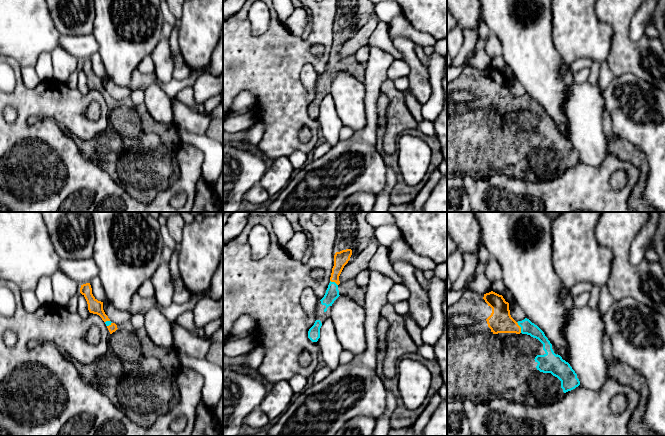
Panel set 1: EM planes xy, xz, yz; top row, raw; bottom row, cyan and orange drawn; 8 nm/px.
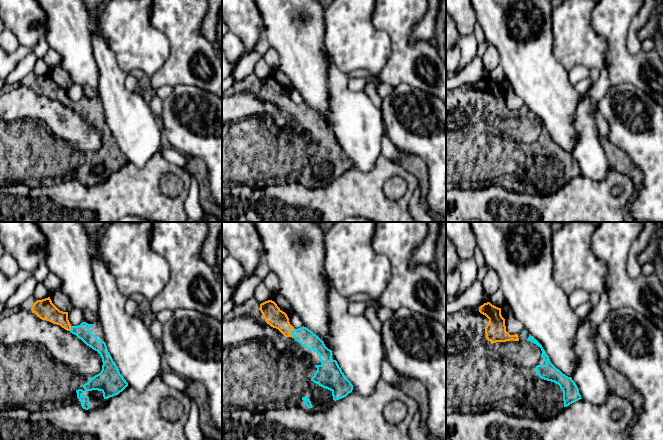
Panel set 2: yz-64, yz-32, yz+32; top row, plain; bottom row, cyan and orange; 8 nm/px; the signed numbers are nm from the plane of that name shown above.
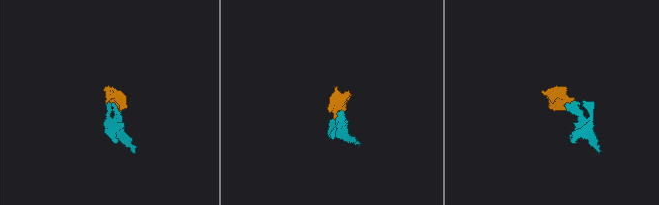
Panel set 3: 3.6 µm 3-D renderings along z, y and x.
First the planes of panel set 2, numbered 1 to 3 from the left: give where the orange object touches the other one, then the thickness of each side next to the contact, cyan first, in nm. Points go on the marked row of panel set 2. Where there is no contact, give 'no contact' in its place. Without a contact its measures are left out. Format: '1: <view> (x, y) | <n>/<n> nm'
1: yz-64 (71, 328) | 120/160 nm
2: yz-32 (291, 333) | 140/160 nm
3: no contact

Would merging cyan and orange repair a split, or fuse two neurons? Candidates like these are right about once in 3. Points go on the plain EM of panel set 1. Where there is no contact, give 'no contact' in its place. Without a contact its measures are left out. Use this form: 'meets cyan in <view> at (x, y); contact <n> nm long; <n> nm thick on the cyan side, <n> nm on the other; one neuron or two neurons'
meets cyan in yz at (520, 102); contact 100 nm long; 110 nm thick on the cyan side, 190 nm on the other; one neuron

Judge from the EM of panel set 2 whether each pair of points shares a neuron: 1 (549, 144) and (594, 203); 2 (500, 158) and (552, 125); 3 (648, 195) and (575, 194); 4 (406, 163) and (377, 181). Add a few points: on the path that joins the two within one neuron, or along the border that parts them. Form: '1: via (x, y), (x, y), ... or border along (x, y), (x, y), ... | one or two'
1: border along (581, 174), (564, 182), (555, 191) | two
2: border along (530, 111), (546, 128) | two
3: border along (636, 185), (636, 191), (631, 200) | two
4: border along (391, 161), (417, 178) | two

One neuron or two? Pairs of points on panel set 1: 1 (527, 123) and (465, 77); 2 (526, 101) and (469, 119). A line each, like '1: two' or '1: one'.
1: one
2: one

